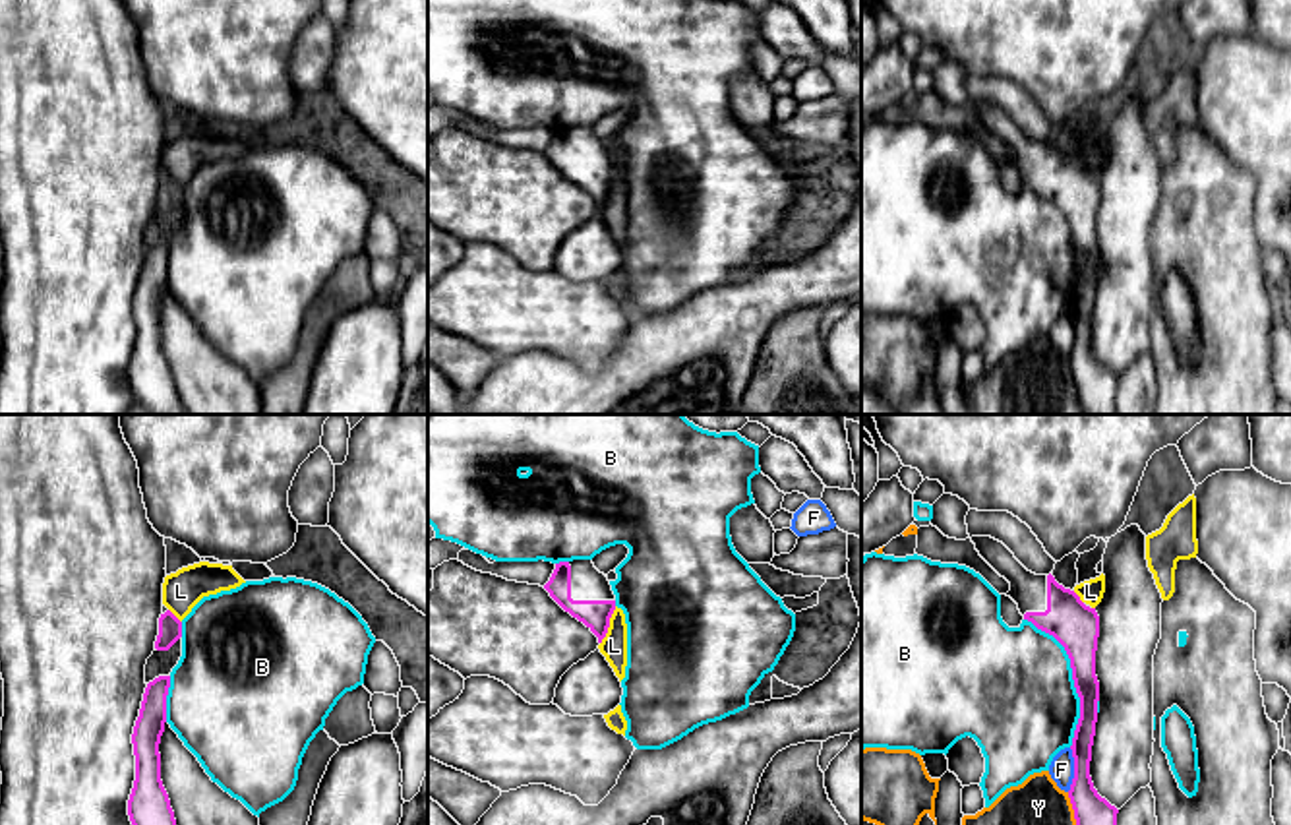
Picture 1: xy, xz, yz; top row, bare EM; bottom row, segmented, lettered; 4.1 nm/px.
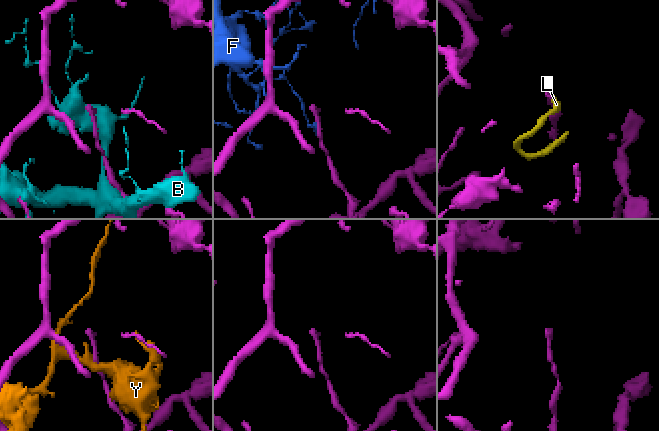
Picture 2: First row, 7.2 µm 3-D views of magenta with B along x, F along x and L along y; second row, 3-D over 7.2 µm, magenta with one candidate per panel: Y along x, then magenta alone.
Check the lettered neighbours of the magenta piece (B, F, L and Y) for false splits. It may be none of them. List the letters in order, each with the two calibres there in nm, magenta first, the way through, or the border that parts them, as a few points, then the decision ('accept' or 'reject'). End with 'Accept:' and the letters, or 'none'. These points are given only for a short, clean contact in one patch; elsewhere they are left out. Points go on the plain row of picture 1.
B: 190 nm thick on the magenta side, 500 nm on the other; reject
F: 170 nm thick on the magenta side, 110 nm on the other; reject
L: 120 nm thick on the magenta side, 110 nm on the other; border along xz (616, 173), (600, 210); reject
Y: 170 nm thick on the magenta side, 440 nm on the other; reject
Accept: none

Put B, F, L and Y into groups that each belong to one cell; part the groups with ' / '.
B / F / L Y

